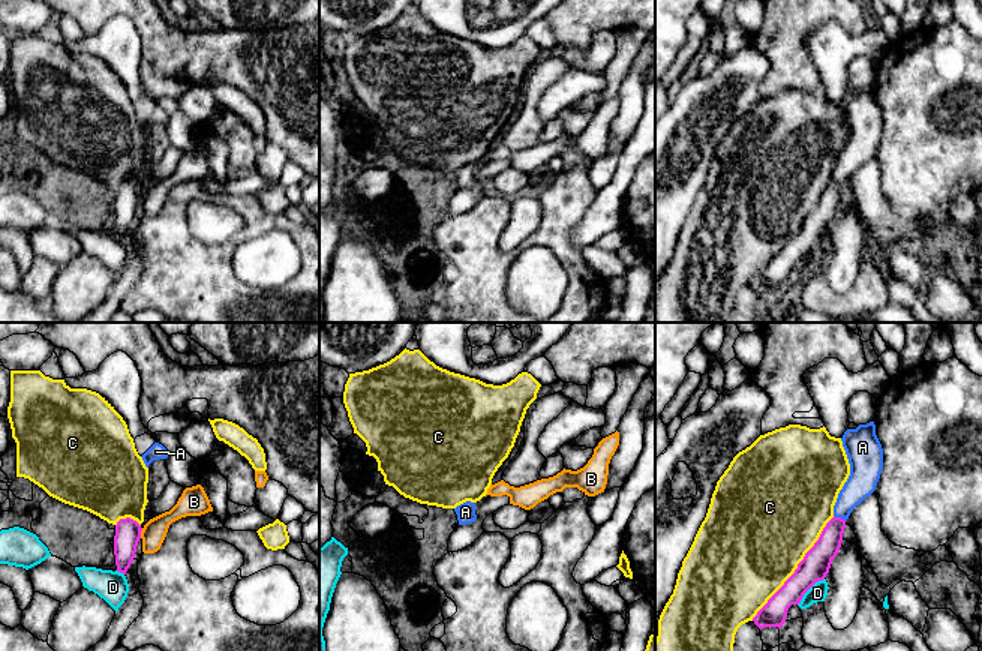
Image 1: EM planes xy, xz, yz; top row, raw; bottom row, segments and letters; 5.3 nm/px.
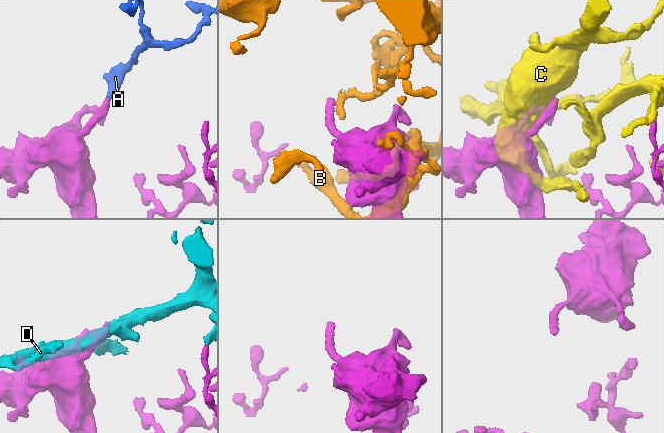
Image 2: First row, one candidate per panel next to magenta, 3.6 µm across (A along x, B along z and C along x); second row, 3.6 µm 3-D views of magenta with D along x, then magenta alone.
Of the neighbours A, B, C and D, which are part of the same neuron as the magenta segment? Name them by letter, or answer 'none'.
A

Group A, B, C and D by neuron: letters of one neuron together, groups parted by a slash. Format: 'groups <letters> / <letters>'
groups A / B / C / D

